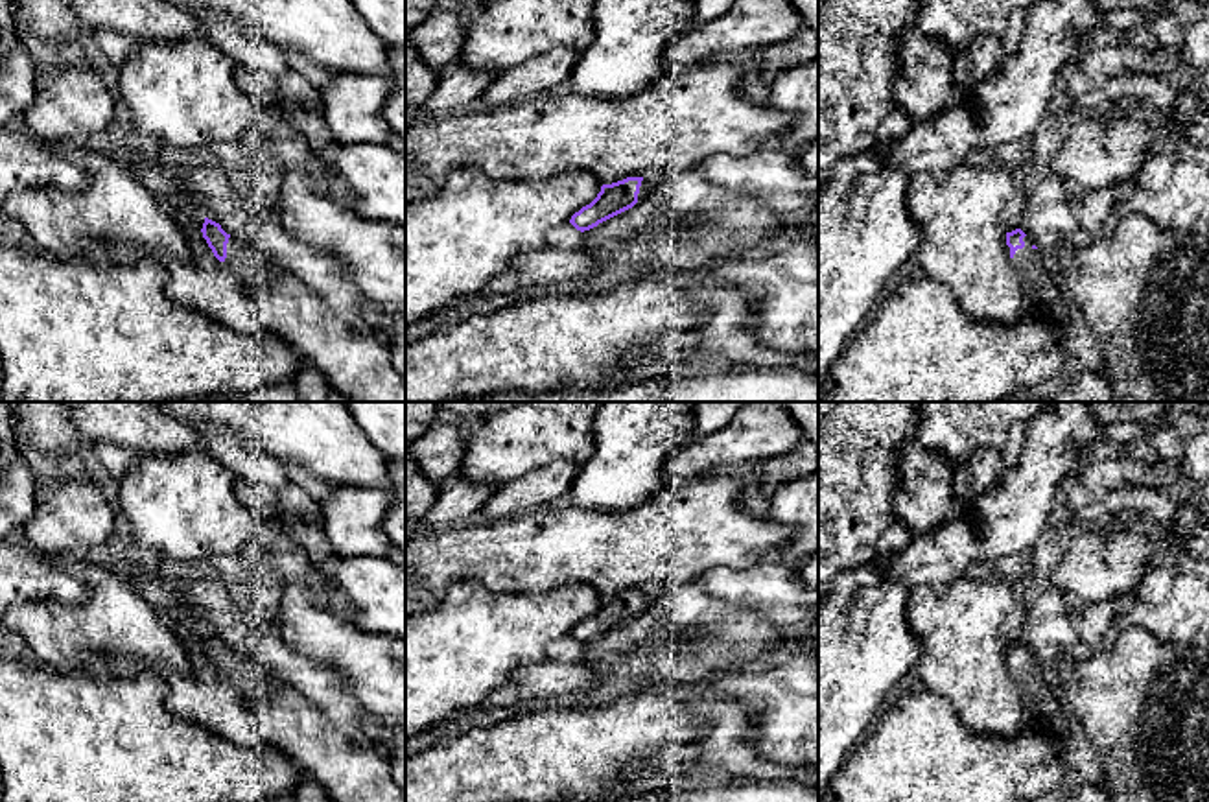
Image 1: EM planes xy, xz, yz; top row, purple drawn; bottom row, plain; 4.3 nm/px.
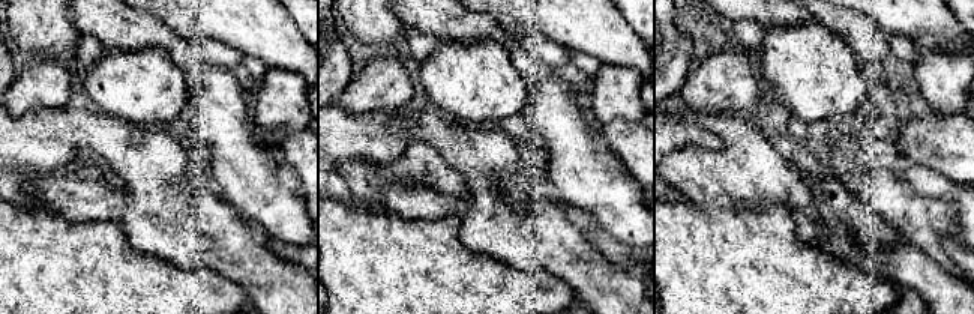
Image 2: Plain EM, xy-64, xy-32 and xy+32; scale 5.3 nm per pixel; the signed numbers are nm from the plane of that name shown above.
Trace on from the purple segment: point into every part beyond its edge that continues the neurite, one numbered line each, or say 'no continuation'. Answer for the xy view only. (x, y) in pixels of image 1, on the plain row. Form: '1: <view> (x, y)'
1: xy (253, 679)

